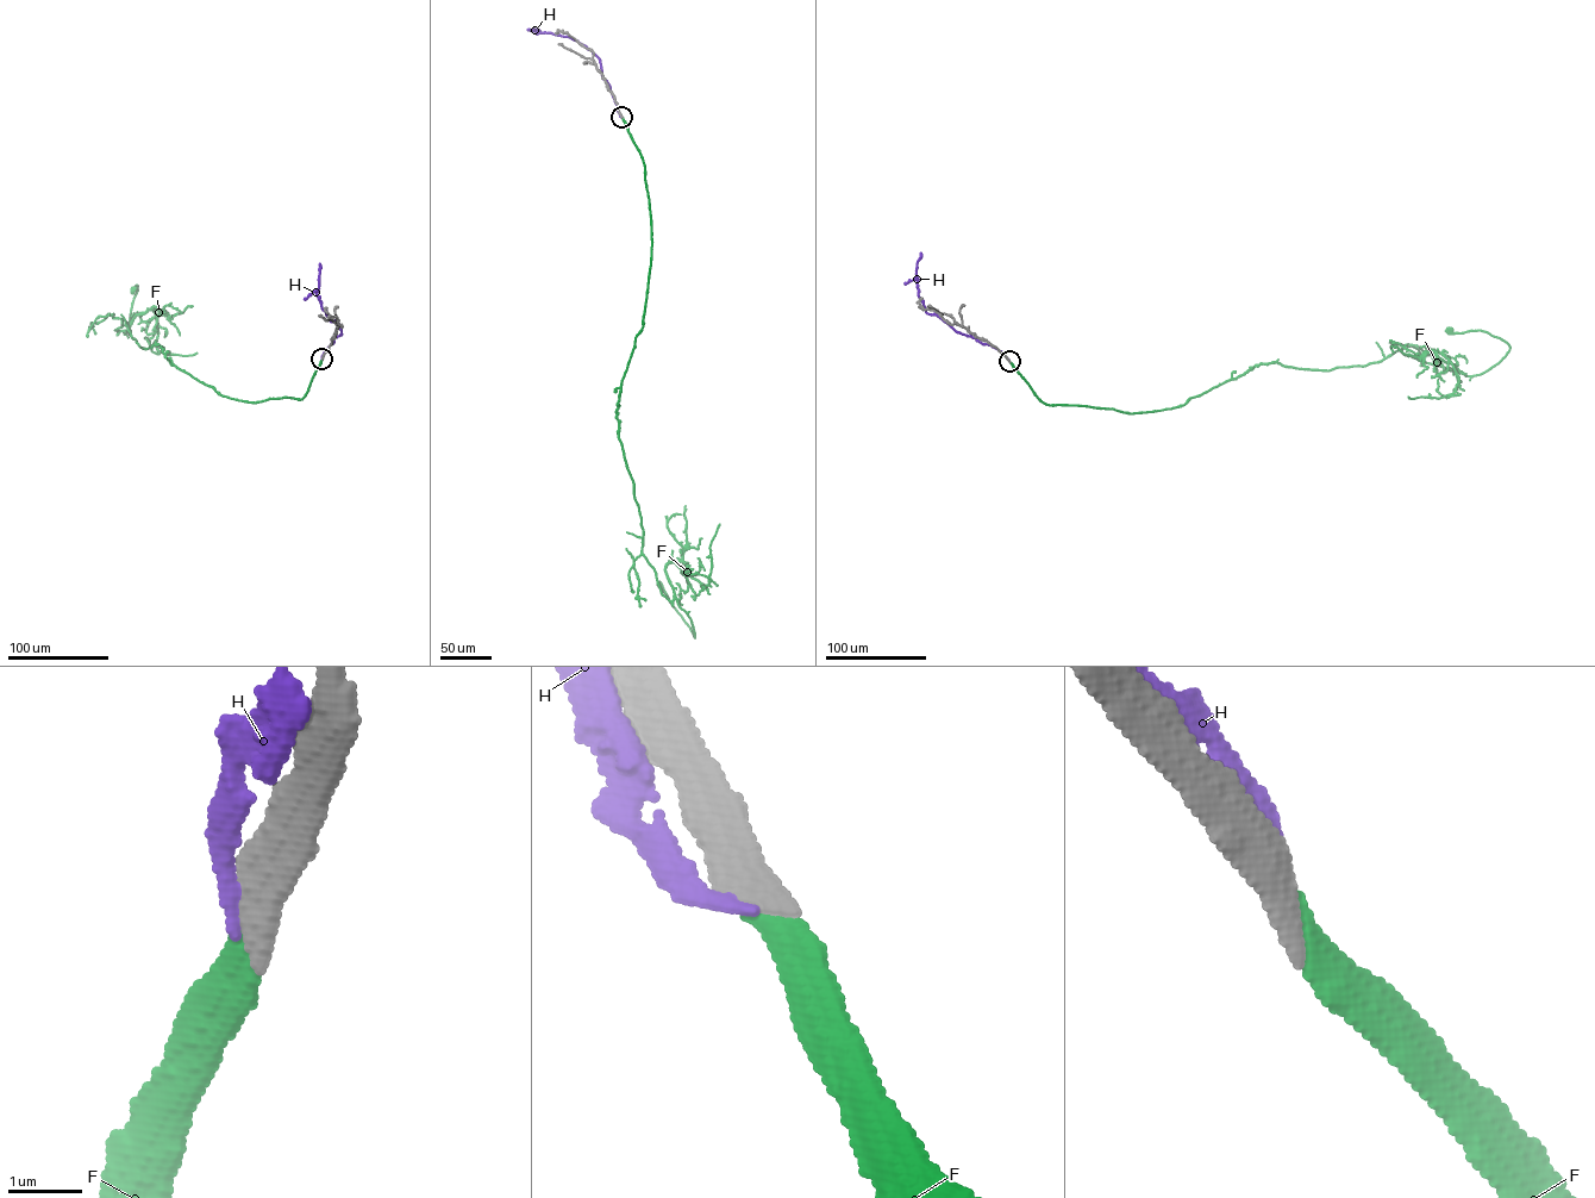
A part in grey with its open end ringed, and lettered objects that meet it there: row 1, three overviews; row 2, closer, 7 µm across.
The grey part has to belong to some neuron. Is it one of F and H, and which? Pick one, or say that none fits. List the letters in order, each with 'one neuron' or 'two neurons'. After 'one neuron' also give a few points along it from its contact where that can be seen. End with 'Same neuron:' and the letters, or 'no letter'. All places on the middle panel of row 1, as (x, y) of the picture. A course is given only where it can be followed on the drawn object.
F: one neuron | via (621, 117), (644, 166), (652, 243), (643, 328), (615, 411), (618, 436), (642, 553), (695, 637), (660, 586)
H: two neurons
Same neuron: F

